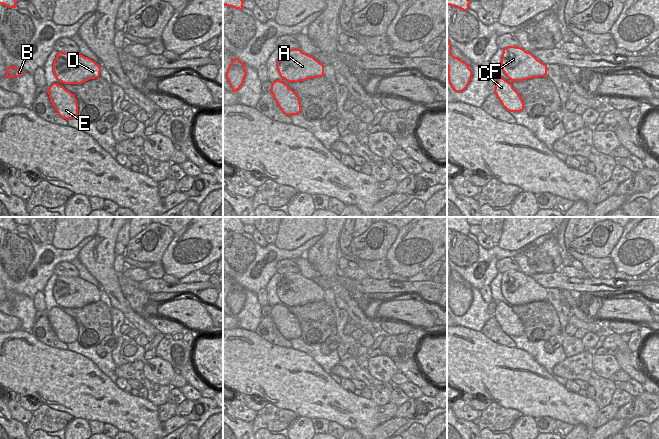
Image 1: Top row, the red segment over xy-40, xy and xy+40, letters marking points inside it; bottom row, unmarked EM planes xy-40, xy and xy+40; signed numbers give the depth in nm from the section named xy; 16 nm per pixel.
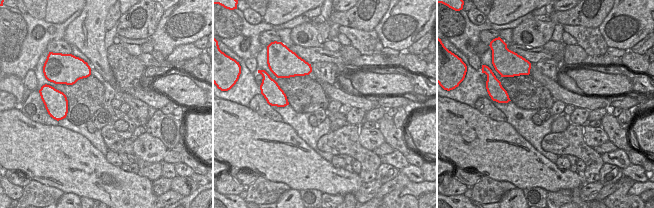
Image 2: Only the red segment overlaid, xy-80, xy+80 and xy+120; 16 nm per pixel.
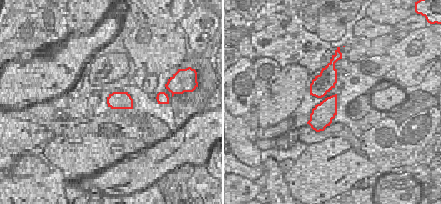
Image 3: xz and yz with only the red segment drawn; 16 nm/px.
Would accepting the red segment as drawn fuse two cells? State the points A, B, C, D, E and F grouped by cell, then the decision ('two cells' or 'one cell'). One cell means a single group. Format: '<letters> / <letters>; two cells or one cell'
A B C D E F; one cell

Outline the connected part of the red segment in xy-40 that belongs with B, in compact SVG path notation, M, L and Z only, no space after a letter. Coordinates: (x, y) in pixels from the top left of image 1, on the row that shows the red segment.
M10 66L6 70L6 75L3 77L15 78L23 75L23 71L21 69L16 68L15 66Z

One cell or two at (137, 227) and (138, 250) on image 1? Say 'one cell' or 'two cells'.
two cells

